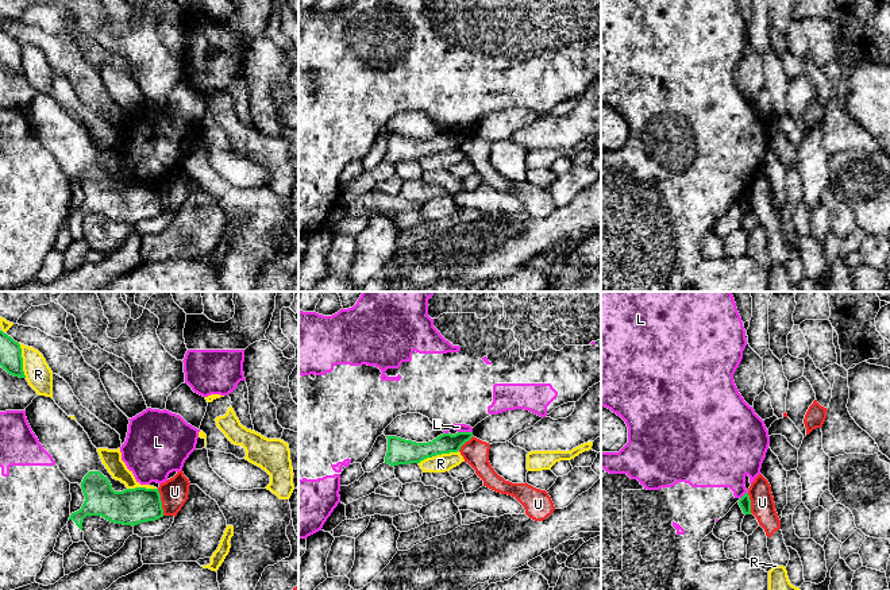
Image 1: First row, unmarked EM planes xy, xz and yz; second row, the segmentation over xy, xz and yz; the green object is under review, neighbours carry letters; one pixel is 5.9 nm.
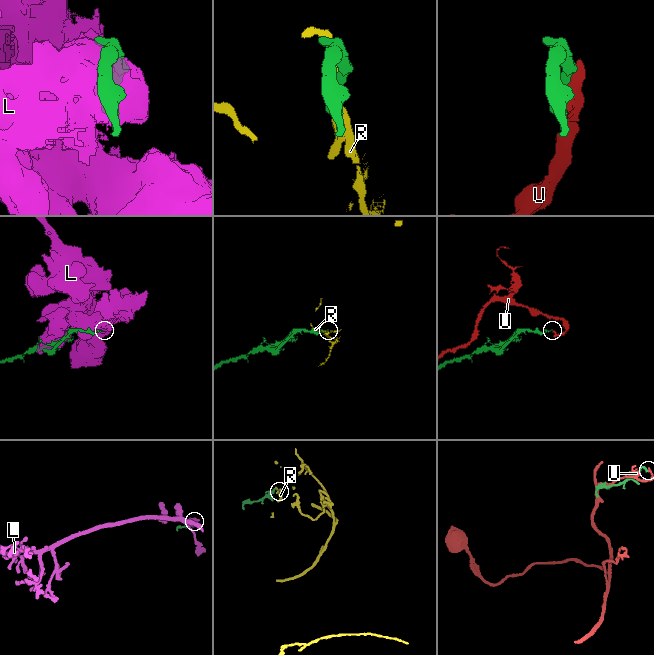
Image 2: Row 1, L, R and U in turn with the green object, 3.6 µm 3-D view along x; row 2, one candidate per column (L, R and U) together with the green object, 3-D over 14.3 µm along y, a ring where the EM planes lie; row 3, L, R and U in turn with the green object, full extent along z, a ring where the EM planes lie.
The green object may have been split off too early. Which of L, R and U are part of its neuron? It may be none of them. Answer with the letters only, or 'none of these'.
none of these

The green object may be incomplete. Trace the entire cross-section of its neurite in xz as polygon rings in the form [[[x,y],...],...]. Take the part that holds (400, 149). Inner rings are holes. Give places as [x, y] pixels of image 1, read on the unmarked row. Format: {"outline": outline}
{"outline": [[[473,130],[443,131],[428,140],[416,140],[397,134],[388,135],[385,161],[390,163],[420,161],[427,155],[458,150],[473,135]]]}

